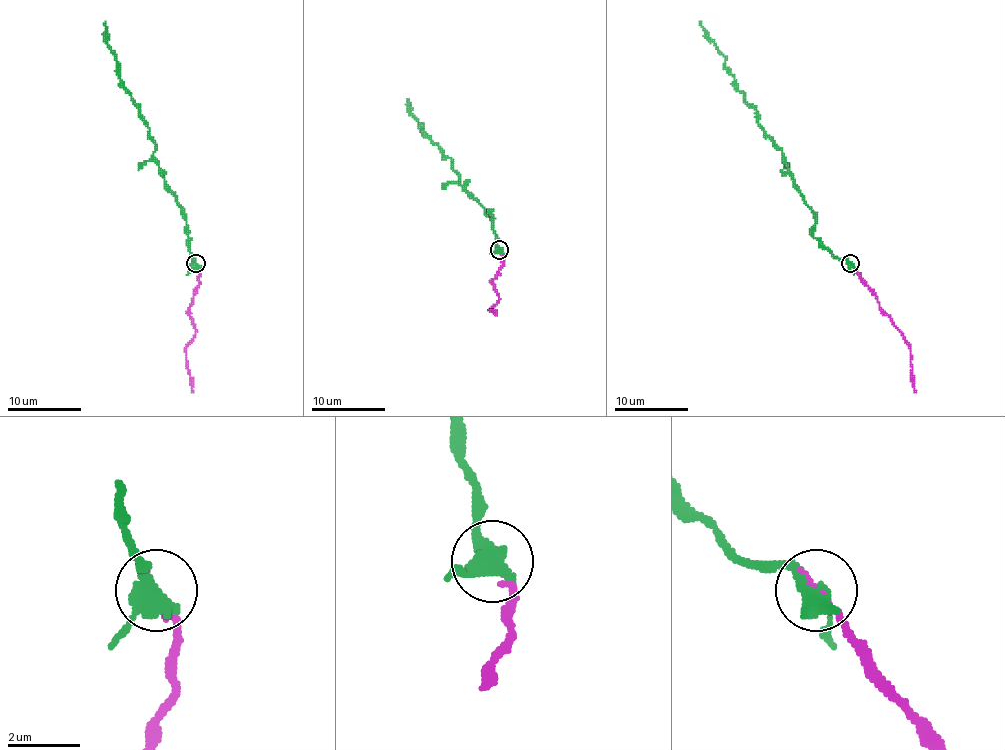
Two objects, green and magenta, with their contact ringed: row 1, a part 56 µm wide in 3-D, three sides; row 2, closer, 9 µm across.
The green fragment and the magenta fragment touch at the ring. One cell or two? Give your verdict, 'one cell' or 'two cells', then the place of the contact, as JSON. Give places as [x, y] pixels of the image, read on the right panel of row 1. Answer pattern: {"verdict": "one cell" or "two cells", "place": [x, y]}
{"verdict": "two cells", "place": [850, 263]}

